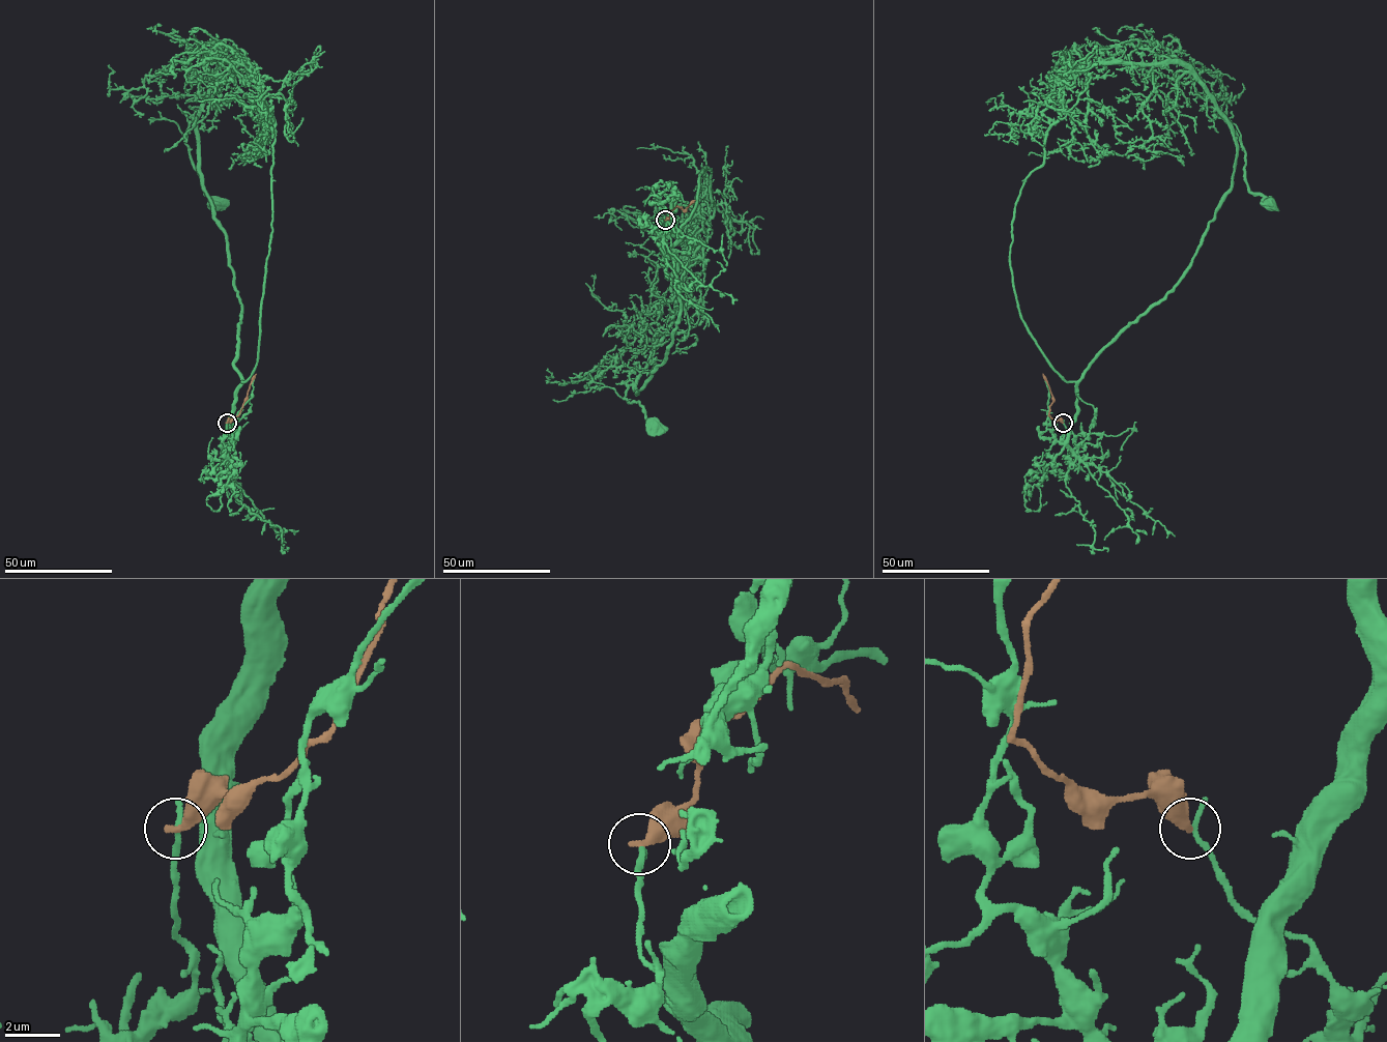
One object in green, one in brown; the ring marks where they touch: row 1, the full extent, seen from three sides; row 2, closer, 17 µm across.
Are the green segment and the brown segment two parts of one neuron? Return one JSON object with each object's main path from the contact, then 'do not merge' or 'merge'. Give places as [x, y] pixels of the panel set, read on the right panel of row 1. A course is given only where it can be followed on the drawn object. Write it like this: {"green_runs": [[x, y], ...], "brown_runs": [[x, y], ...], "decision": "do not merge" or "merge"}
{"green_runs": [[1063, 423], [1072, 450], [1082, 373], [1190, 263], [1231, 187], [1227, 122], [1247, 189], [1268, 202]], "brown_runs": [[1063, 423], [1048, 414], [1052, 397], [1042, 374]], "decision": "do not merge"}

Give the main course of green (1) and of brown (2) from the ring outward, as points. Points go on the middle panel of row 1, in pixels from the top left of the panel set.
1: (665, 220), (662, 233), (672, 224), (681, 235), (680, 318), (664, 359), (625, 398), (654, 425)
2: (665, 220), (676, 206), (685, 210), (694, 200)

